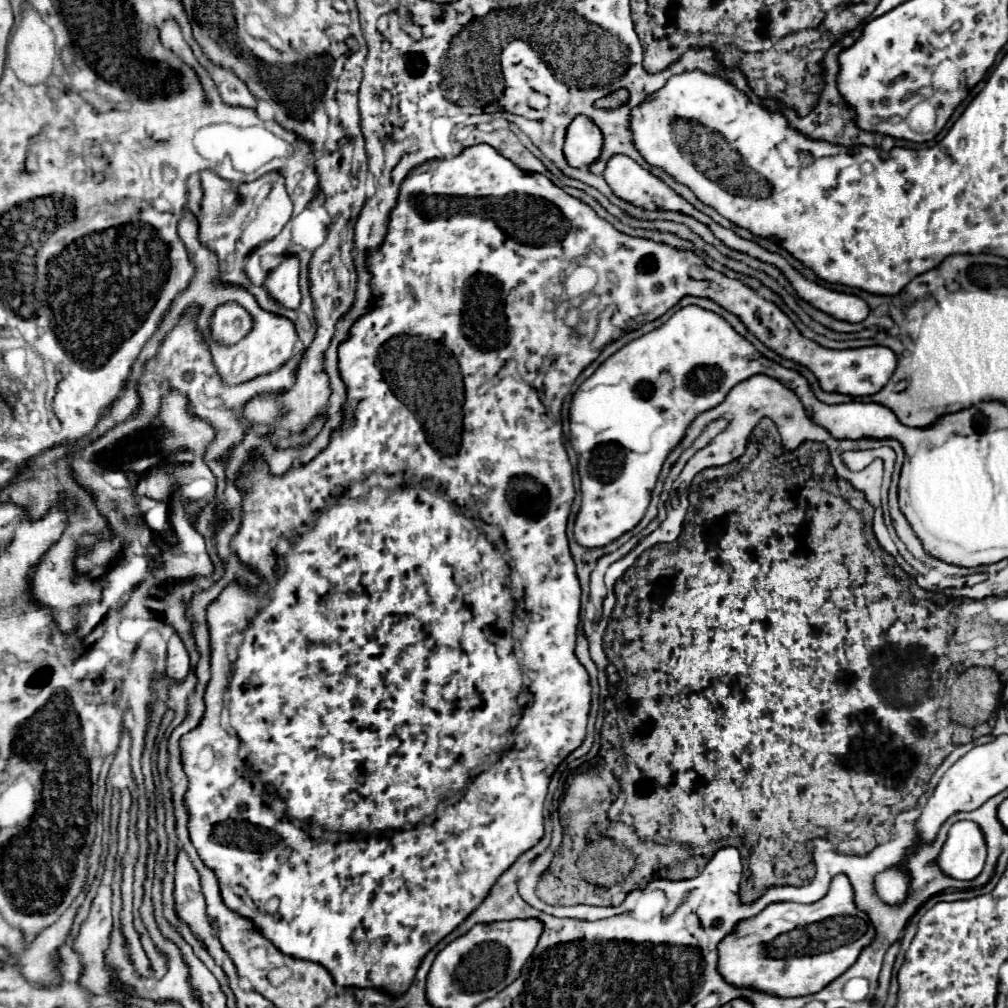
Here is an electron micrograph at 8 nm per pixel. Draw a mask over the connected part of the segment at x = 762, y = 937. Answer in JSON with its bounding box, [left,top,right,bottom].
[718,873,876,997]

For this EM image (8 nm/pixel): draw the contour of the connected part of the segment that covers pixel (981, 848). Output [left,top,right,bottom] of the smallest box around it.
[938,821,986,879]

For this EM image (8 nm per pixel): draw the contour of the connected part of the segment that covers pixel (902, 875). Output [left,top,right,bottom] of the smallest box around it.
[874,863,910,905]

